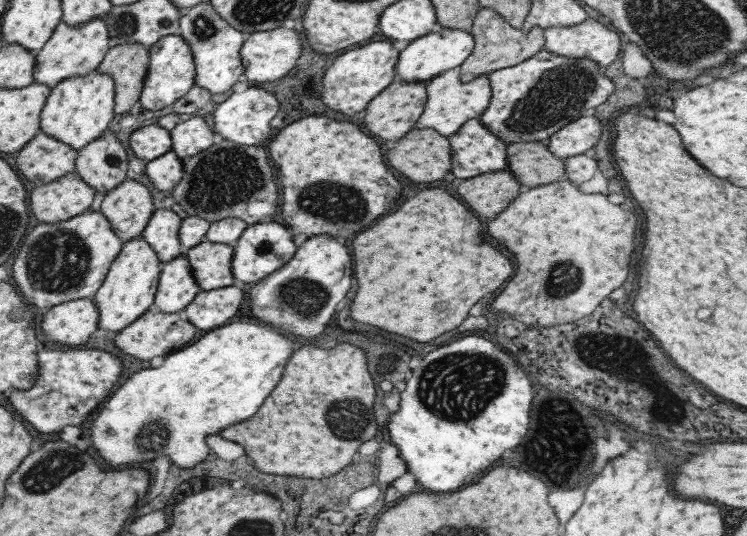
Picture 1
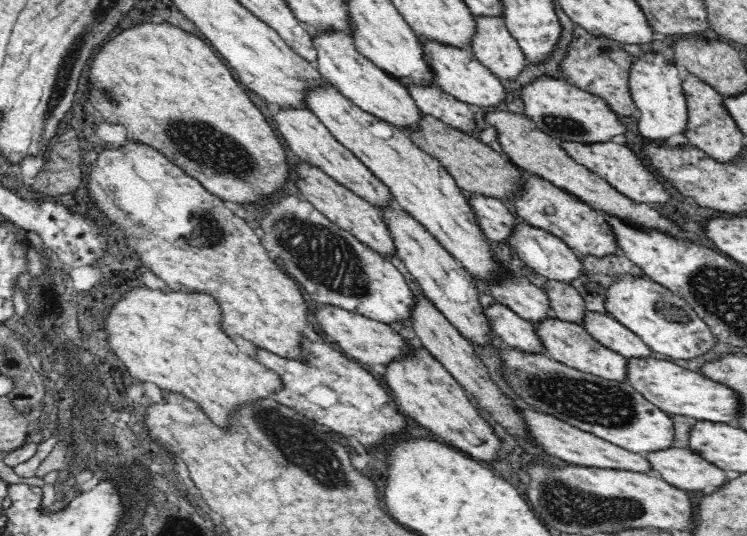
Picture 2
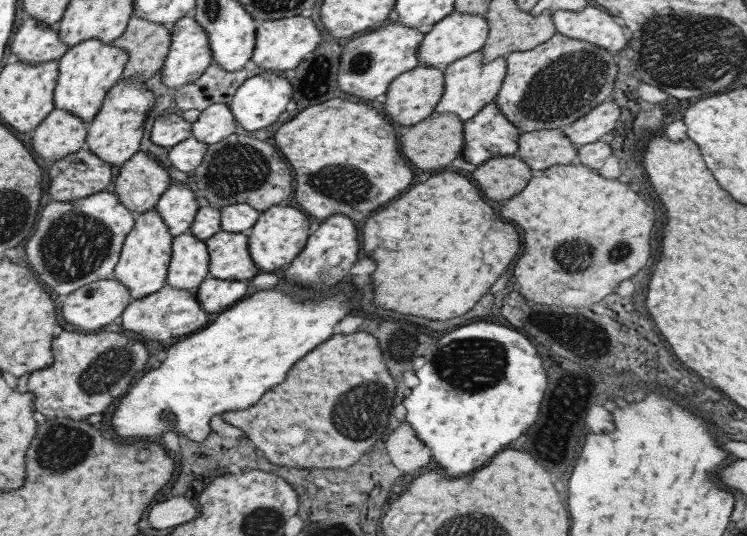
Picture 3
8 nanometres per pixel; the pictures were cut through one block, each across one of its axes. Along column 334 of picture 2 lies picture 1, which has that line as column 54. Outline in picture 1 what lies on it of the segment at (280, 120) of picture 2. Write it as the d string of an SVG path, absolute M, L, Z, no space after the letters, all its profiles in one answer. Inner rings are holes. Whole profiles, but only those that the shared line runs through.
M40 131L18 150L15 171L31 186L41 186L74 170L76 150Z

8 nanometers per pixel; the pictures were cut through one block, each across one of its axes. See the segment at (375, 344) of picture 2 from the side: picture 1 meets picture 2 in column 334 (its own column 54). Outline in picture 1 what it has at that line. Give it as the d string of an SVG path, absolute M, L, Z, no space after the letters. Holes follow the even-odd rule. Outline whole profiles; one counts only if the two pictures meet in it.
M75 298L48 308L39 324L43 336L61 347L79 346L98 328L98 310L92 298Z

